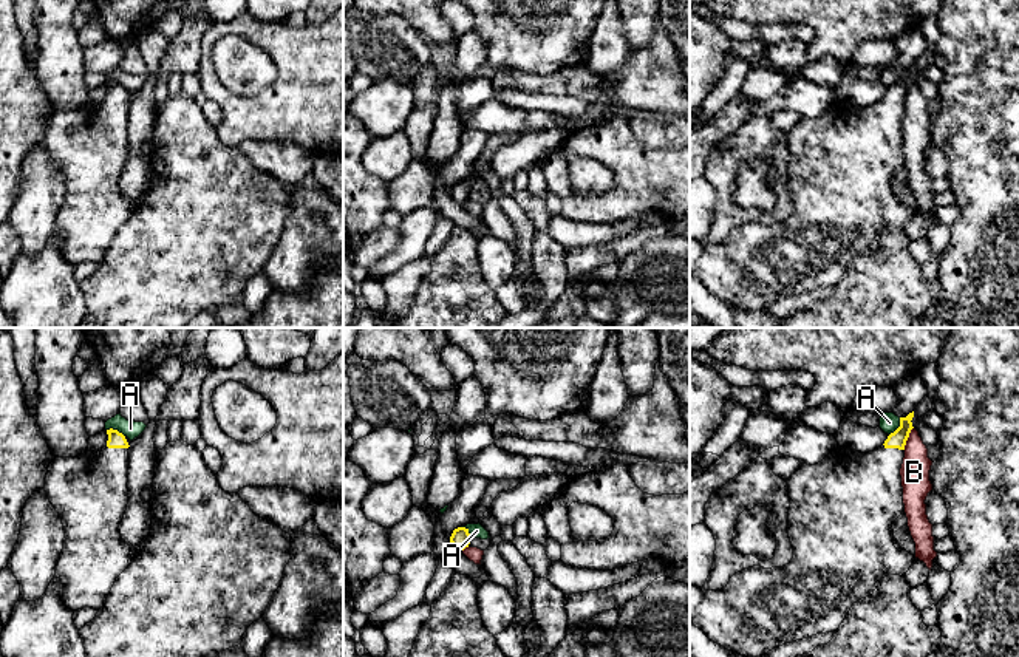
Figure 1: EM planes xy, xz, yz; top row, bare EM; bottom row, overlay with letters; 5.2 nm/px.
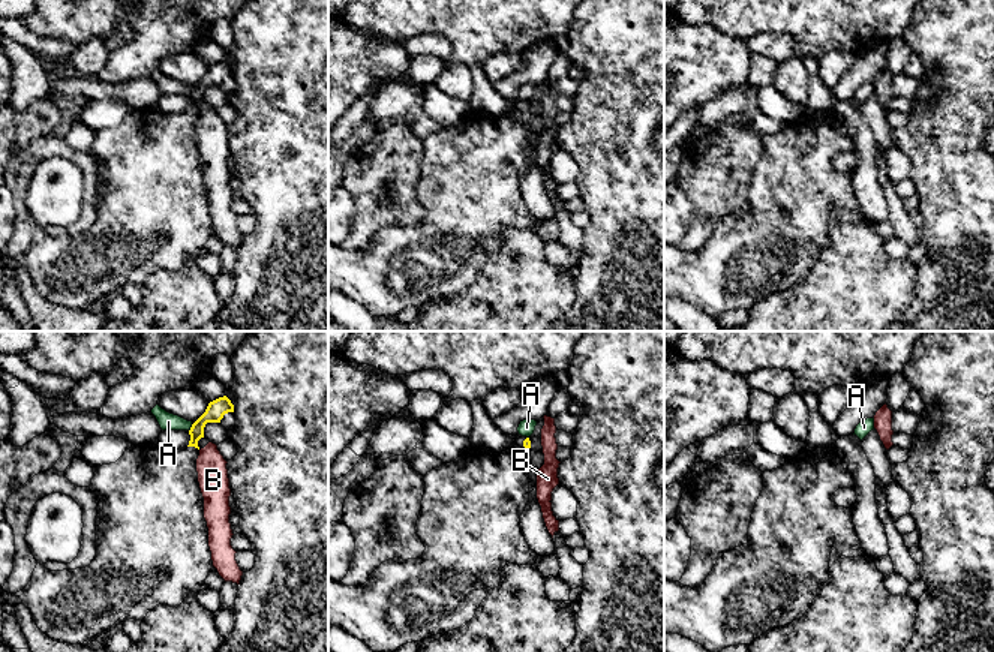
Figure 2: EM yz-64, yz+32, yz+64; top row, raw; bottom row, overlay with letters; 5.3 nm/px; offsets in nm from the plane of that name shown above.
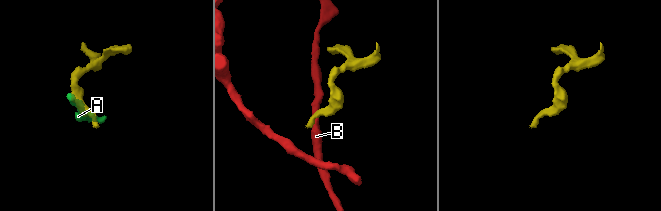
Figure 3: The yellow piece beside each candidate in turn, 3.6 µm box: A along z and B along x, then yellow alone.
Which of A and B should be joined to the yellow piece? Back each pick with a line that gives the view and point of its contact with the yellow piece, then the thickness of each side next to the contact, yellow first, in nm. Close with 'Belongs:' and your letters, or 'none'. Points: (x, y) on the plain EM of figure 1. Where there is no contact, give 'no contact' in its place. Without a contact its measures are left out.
Belongs: none

